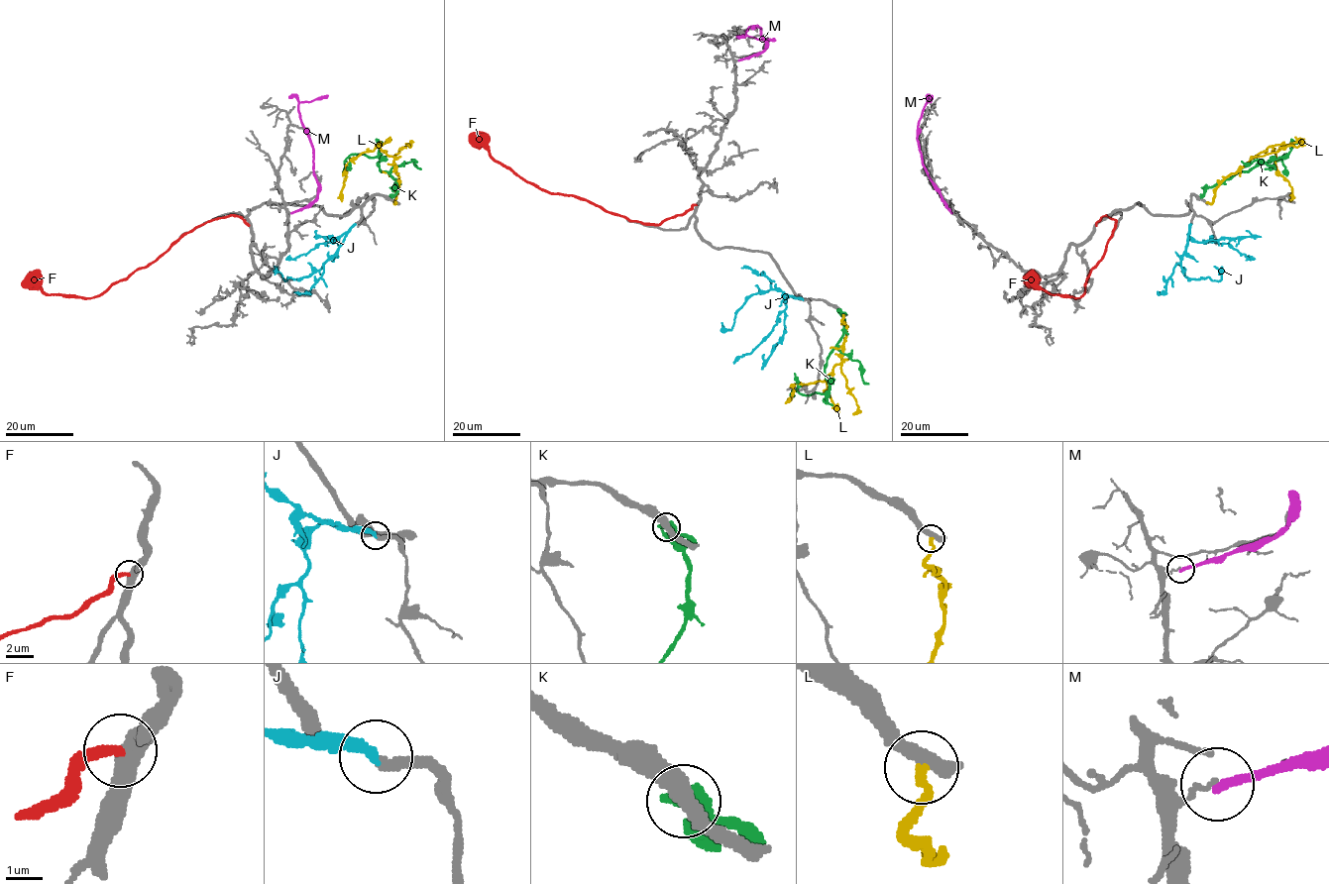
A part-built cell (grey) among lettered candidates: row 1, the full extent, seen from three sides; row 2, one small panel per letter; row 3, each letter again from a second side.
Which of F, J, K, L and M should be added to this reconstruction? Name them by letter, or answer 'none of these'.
J

